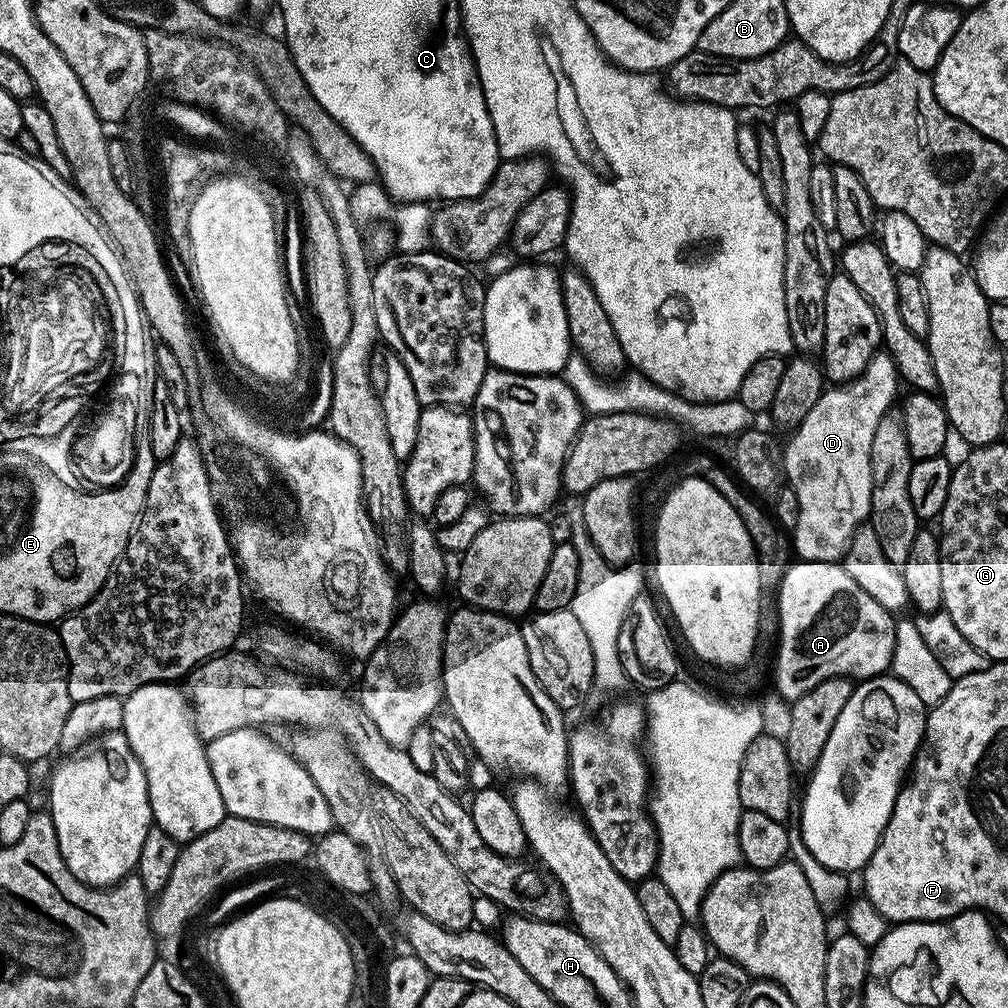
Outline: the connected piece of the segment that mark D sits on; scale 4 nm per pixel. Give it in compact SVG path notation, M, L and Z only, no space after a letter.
M878 350L870 358L866 370L856 380L839 386L829 387L814 402L810 414L802 418L797 428L791 429L792 436L782 448L782 472L787 487L794 490L798 500L798 524L791 529L790 544L800 560L810 562L843 561L848 553L852 535L860 529L872 514L872 463L870 462L870 442L874 442L874 430L878 422L889 415L892 403L896 400L898 377L894 358L883 350Z

